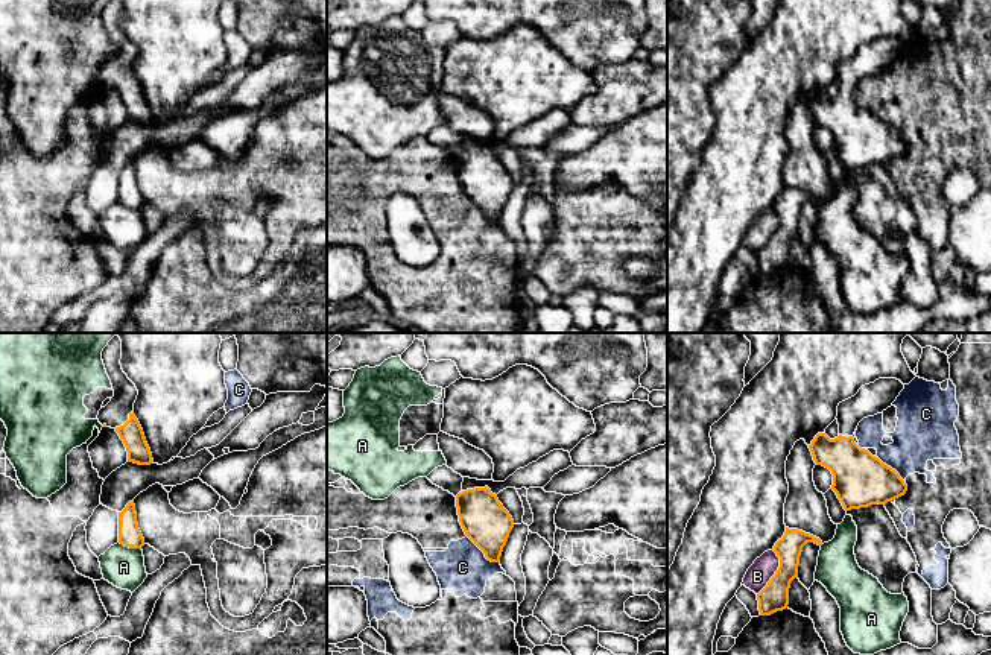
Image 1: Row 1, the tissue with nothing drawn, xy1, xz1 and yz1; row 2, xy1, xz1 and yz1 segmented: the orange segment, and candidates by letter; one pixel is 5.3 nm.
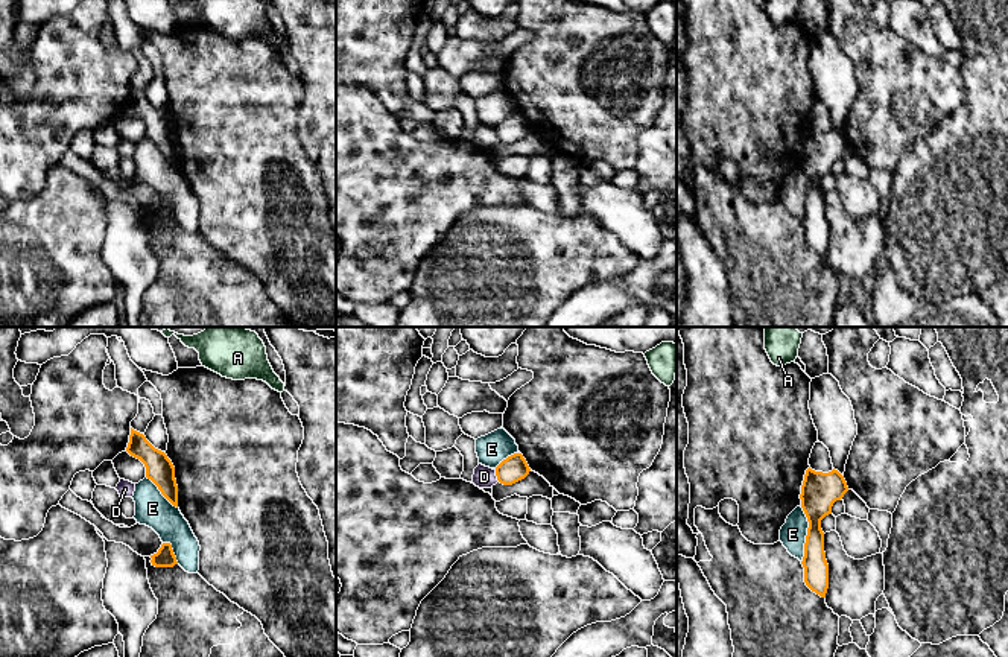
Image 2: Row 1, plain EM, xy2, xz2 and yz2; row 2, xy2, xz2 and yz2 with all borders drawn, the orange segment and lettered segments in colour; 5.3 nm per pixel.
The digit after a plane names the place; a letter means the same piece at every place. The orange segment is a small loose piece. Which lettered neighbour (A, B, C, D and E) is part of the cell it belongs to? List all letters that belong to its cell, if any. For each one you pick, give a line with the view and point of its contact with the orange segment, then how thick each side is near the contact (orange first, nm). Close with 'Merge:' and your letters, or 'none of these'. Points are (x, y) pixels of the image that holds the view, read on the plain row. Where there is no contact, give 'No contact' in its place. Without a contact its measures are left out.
Merge: none of these

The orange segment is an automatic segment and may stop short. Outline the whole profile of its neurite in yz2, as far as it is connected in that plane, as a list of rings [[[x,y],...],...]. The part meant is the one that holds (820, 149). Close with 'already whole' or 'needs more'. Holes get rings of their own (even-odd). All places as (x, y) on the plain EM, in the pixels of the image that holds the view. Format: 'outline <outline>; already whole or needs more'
outline [[[806,129],[801,144],[801,167],[807,176],[809,187],[804,202],[804,242],[806,245],[826,257],[829,248],[829,224],[824,211],[824,192],[821,179],[832,173],[832,166],[848,151],[844,135],[838,129],[829,132]]]; already whole

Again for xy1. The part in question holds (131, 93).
outline [[[109,0],[102,11],[102,20],[111,40],[114,56],[99,70],[97,79],[103,87],[111,87],[119,93],[128,111],[128,122],[150,125],[154,123],[152,112],[134,74],[138,50],[123,32],[120,18],[122,0]]]; needs more

